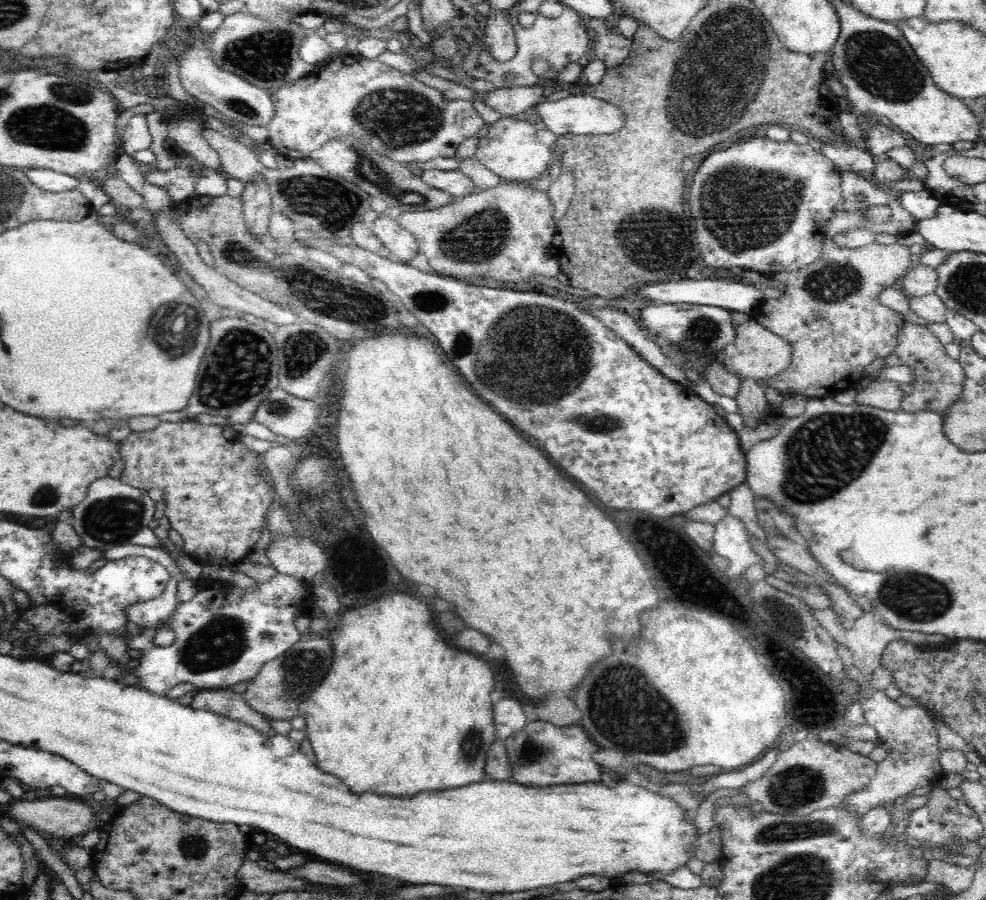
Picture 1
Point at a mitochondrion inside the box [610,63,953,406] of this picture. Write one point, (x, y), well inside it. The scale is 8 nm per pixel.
(746, 211)

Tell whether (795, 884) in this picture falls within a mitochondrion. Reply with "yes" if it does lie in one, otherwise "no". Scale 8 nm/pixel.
yes

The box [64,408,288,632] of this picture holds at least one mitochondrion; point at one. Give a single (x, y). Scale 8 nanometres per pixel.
(108, 520)

